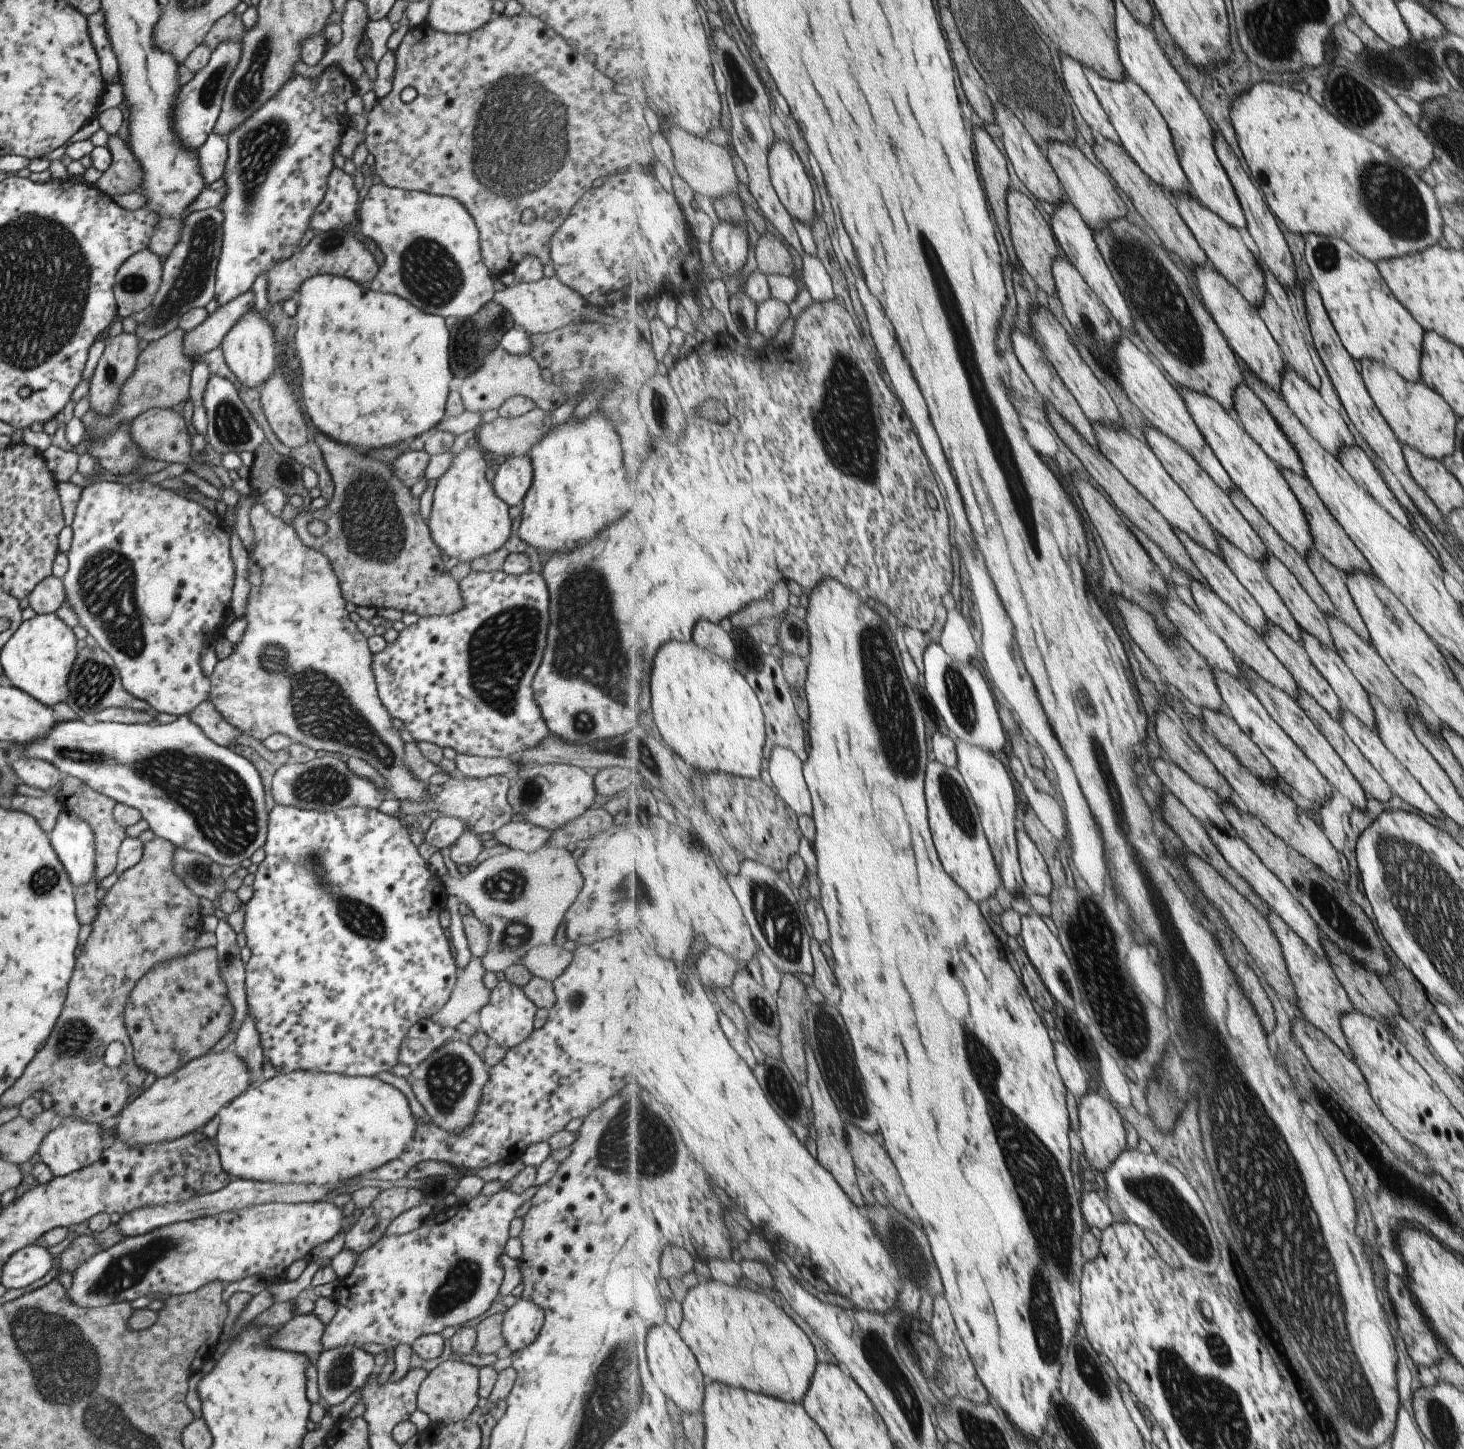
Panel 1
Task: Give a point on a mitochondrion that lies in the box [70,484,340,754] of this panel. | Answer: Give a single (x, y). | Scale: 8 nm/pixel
(108, 587)

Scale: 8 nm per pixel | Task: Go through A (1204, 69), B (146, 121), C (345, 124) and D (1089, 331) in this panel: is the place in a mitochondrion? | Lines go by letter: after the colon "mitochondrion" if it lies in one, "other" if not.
A: other
B: other
C: other
D: mitochondrion

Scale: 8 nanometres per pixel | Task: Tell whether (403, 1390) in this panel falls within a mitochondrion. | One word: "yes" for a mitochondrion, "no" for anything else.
no

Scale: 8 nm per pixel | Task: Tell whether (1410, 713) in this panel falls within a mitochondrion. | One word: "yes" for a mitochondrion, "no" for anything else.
no

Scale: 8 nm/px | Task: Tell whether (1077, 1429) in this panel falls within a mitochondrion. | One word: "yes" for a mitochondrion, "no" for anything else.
yes

